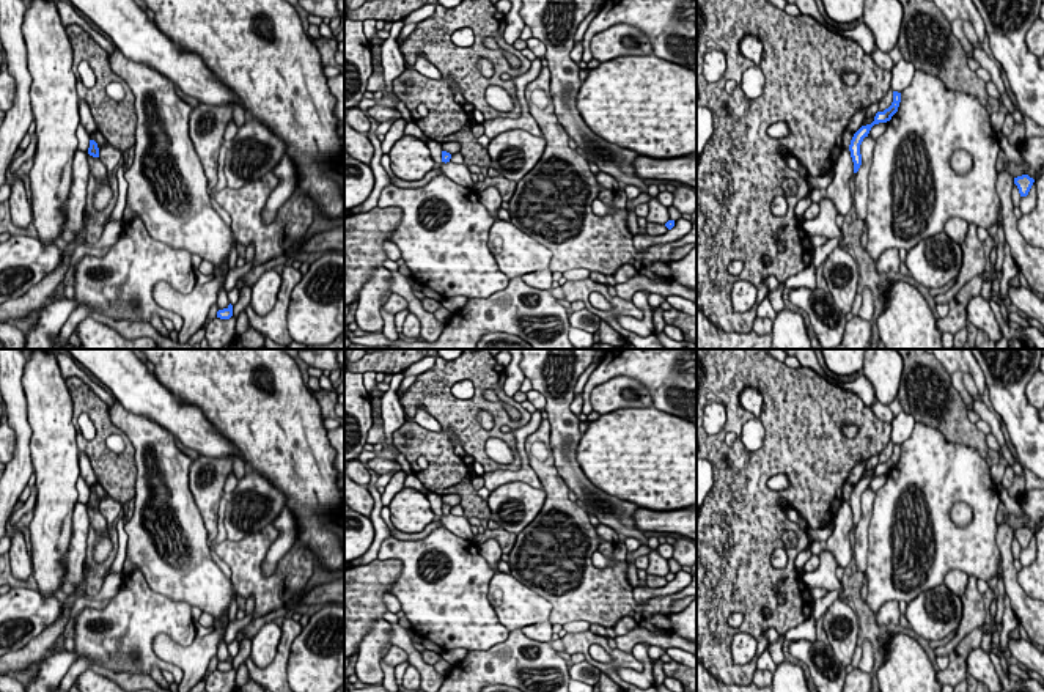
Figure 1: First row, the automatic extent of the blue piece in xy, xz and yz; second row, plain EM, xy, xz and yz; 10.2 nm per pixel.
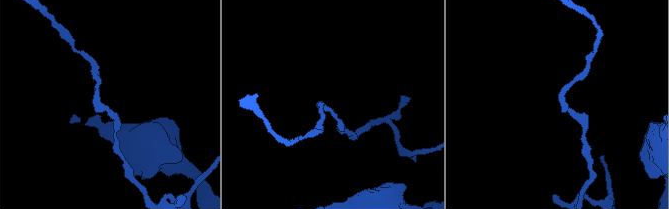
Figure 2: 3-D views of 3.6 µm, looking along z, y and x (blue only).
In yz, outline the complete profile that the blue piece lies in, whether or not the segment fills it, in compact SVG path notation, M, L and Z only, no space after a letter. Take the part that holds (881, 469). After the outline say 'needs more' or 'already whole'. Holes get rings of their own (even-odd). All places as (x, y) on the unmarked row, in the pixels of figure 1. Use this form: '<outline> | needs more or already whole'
M893 444L893 455L888 461L885 461L884 464L877 464L874 469L874 473L871 477L862 478L852 489L851 497L849 497L849 503L851 503L851 510L854 514L854 525L858 524L860 517L862 517L862 506L860 506L860 497L863 494L865 489L868 489L871 480L874 477L879 475L887 475L891 472L891 469L898 464L901 455L901 445Z | already whole

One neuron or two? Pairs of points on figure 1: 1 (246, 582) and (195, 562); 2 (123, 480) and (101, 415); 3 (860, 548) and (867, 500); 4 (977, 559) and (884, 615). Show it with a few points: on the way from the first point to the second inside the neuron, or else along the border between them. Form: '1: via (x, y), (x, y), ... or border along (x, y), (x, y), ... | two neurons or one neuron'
1: border along (230, 581), (238, 595) | two neurons
2: via (109, 464), (101, 456), (101, 431) | one neuron
3: via (862, 537), (867, 511) | one neuron
4: border along (898, 601), (887, 601), (876, 614) | two neurons

